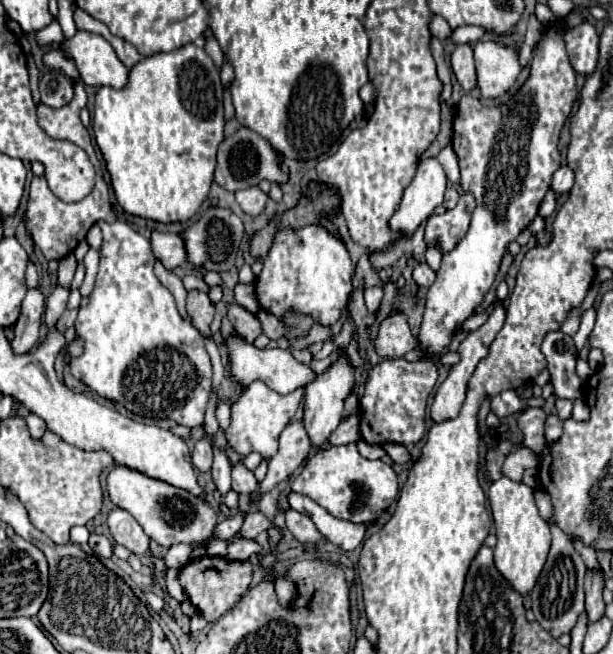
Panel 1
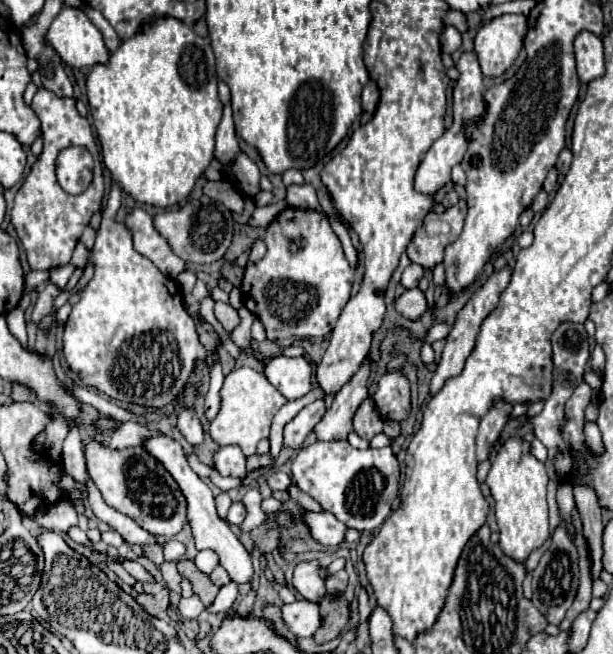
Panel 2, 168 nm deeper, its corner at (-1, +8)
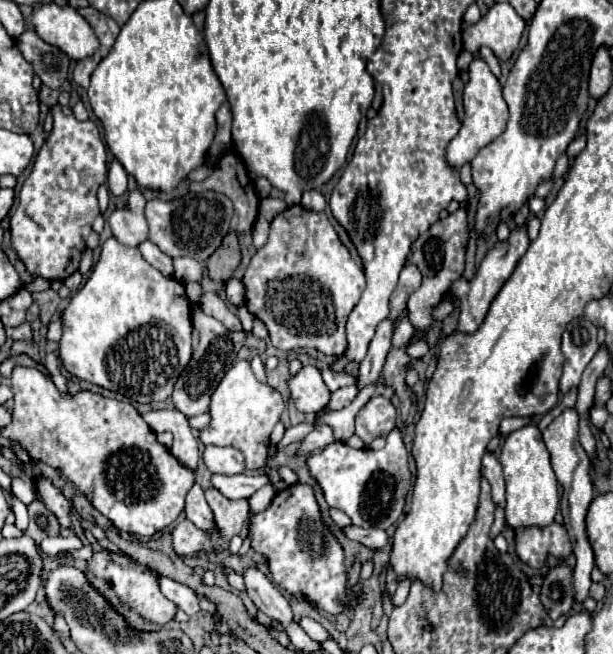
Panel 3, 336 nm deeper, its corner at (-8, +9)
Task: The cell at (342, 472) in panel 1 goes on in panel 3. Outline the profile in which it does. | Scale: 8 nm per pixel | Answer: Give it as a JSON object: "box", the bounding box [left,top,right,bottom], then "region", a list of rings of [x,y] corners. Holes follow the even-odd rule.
{"box":[307,428,411,528],"region":[[[393,428],[383,450],[355,450],[345,442],[333,442],[327,448],[307,456],[307,470],[323,490],[331,508],[343,510],[355,526],[381,528],[393,526],[405,506],[405,496],[411,488],[411,472],[401,430]]]}

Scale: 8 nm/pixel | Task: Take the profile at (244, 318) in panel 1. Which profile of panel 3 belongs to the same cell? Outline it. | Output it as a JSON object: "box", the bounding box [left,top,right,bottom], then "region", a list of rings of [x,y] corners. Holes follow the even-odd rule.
{"box":[199,292,241,330],"region":[[[207,292],[207,294],[201,298],[199,304],[201,304],[201,308],[205,310],[205,314],[217,318],[227,330],[241,330],[239,318],[237,318],[235,312],[227,306],[227,302],[223,302],[217,294]]]}

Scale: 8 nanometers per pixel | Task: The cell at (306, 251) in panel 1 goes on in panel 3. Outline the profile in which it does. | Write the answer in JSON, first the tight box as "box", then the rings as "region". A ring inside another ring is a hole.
{"box":[243,206,365,356],"region":[[[289,206],[285,212],[277,214],[271,222],[267,244],[261,250],[257,250],[257,254],[251,258],[245,270],[243,284],[245,284],[245,304],[253,316],[265,322],[269,338],[275,348],[295,350],[311,346],[327,356],[329,354],[339,356],[345,352],[345,322],[349,312],[361,298],[361,292],[365,288],[365,276],[363,270],[351,258],[347,246],[339,240],[325,212],[313,212],[303,206]],[[301,246],[305,246],[305,250]],[[311,246],[319,254],[305,254],[309,252]]]}

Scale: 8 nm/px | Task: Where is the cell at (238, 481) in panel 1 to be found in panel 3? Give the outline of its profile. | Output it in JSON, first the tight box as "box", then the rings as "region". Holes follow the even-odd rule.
{"box":[203,446,245,474],"region":[[[207,446],[203,452],[203,462],[215,474],[241,474],[245,472],[245,458],[237,448],[223,448],[223,446]]]}

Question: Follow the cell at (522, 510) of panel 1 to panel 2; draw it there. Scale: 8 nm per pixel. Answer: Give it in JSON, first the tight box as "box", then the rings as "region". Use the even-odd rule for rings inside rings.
{"box":[486,437,550,561],"region":[[[520,437],[506,439],[486,477],[486,485],[496,501],[496,521],[500,529],[500,549],[516,559],[524,561],[534,549],[538,549],[550,535],[548,531],[548,503],[546,503],[546,485],[548,475],[544,463],[540,463],[530,453],[530,443]]]}

